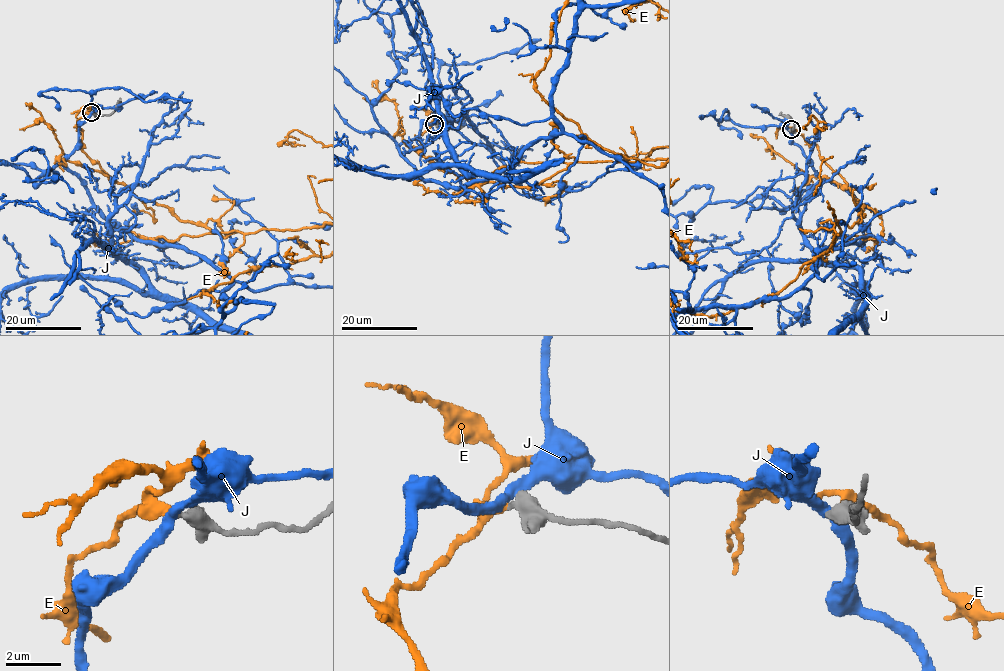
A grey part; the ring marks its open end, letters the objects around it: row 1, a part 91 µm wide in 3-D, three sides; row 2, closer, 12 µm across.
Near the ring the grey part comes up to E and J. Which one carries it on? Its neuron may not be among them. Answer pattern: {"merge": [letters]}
{"merge": ["E"]}

